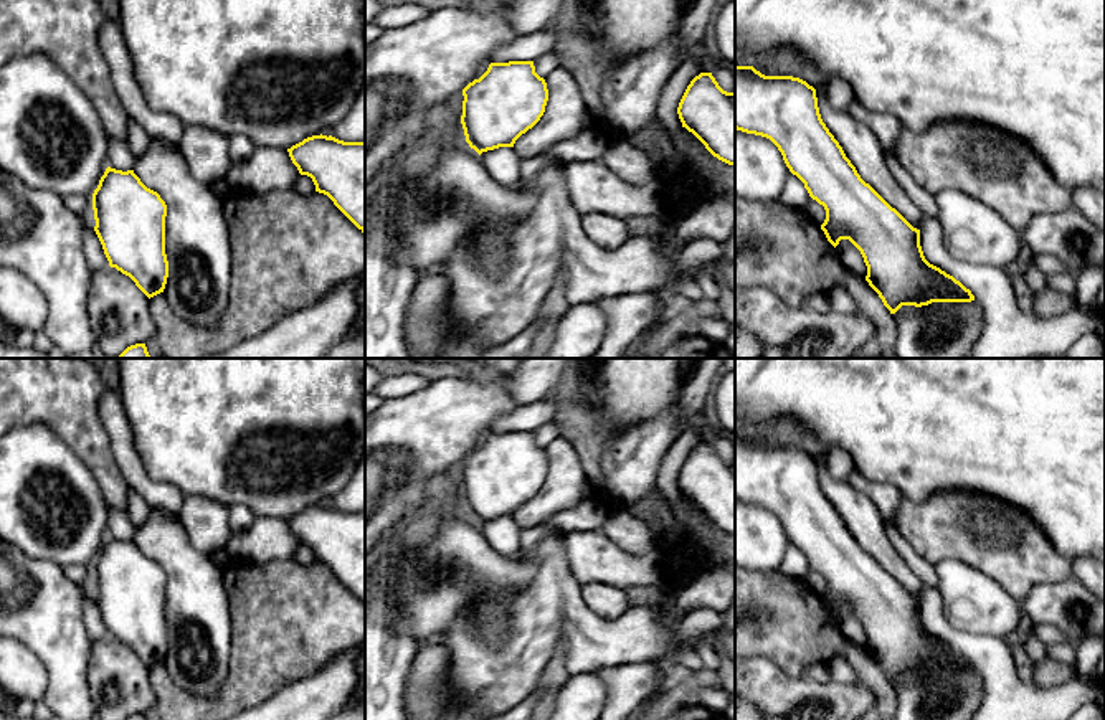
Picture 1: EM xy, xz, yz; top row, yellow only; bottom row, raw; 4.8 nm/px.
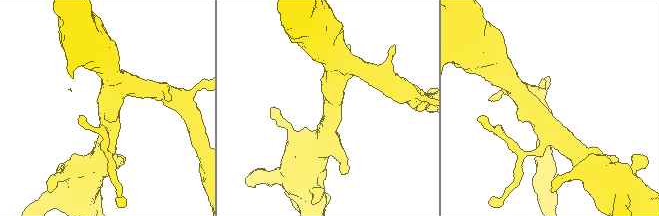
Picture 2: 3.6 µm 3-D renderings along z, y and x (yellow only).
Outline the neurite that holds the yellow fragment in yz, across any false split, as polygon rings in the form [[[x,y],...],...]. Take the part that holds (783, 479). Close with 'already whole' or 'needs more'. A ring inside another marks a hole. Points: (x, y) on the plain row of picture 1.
[[[735,436],[735,499],[770,509],[783,525],[809,566],[826,580],[821,594],[836,618],[849,609],[867,636],[866,651],[884,675],[895,684],[902,675],[932,672],[971,672],[975,666],[953,646],[930,634],[920,616],[920,599],[913,598],[857,543],[842,517],[821,489],[816,459],[793,446],[765,446],[753,436]]]; already whole

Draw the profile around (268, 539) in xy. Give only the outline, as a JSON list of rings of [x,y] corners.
[[[258,515],[246,530],[233,532],[225,552],[233,561],[263,565],[292,558],[299,545],[286,519]]]

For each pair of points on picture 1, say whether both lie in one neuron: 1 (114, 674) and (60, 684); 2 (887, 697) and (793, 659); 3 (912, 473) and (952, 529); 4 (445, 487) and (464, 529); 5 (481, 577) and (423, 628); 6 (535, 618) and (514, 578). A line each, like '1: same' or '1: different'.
1: different
2: same
3: different
4: different
5: same
6: different

